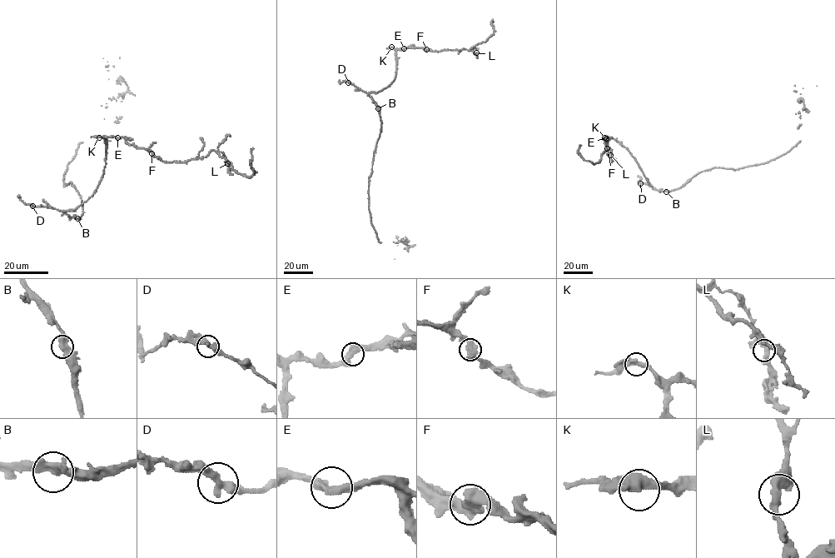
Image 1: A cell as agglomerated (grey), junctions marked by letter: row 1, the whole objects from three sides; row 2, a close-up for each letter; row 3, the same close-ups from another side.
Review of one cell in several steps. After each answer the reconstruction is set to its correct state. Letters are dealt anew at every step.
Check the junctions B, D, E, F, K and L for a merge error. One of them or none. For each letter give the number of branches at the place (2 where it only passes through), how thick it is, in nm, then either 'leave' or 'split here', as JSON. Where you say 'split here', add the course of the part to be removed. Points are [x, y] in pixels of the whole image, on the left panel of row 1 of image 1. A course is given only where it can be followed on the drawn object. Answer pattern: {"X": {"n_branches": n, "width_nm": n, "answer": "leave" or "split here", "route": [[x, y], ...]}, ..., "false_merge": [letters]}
{"B": {"n_branches": 2, "width_nm": 440, "answer": "leave"}, "D": {"n_branches": 2, "width_nm": 480, "answer": "leave"}, "E": {"n_branches": 2, "width_nm": 440, "answer": "leave"}, "F": {"n_branches": 2, "width_nm": 460, "answer": "leave"}, "K": {"n_branches": 2, "width_nm": 480, "answer": "leave"}, "L": {"n_branches": 2, "width_nm": 400, "answer": "leave"}, "false_merge": []}

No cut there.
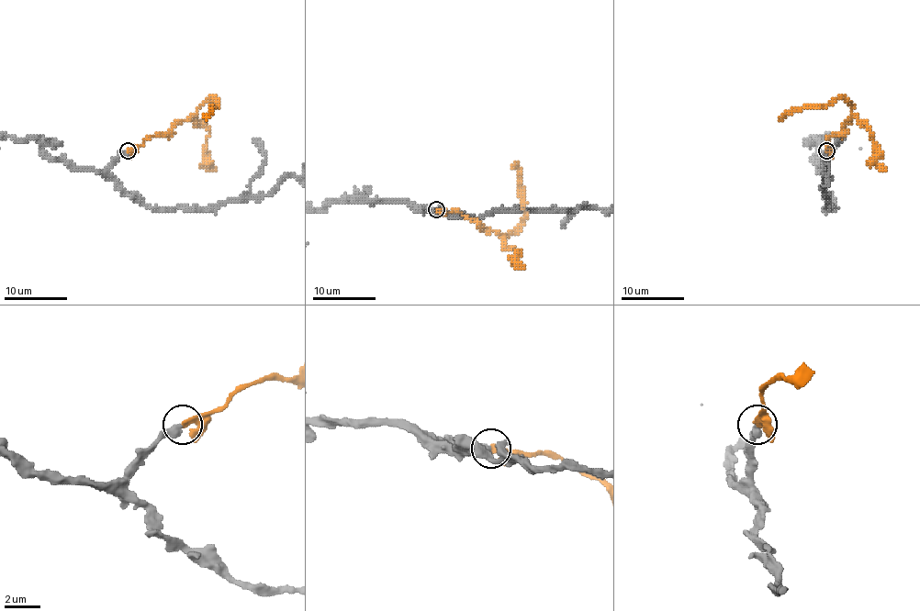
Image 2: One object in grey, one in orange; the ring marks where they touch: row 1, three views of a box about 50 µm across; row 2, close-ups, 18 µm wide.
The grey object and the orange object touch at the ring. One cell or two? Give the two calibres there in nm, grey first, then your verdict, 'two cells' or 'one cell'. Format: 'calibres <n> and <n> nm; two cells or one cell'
calibres 440 and 280 nm; one cell

